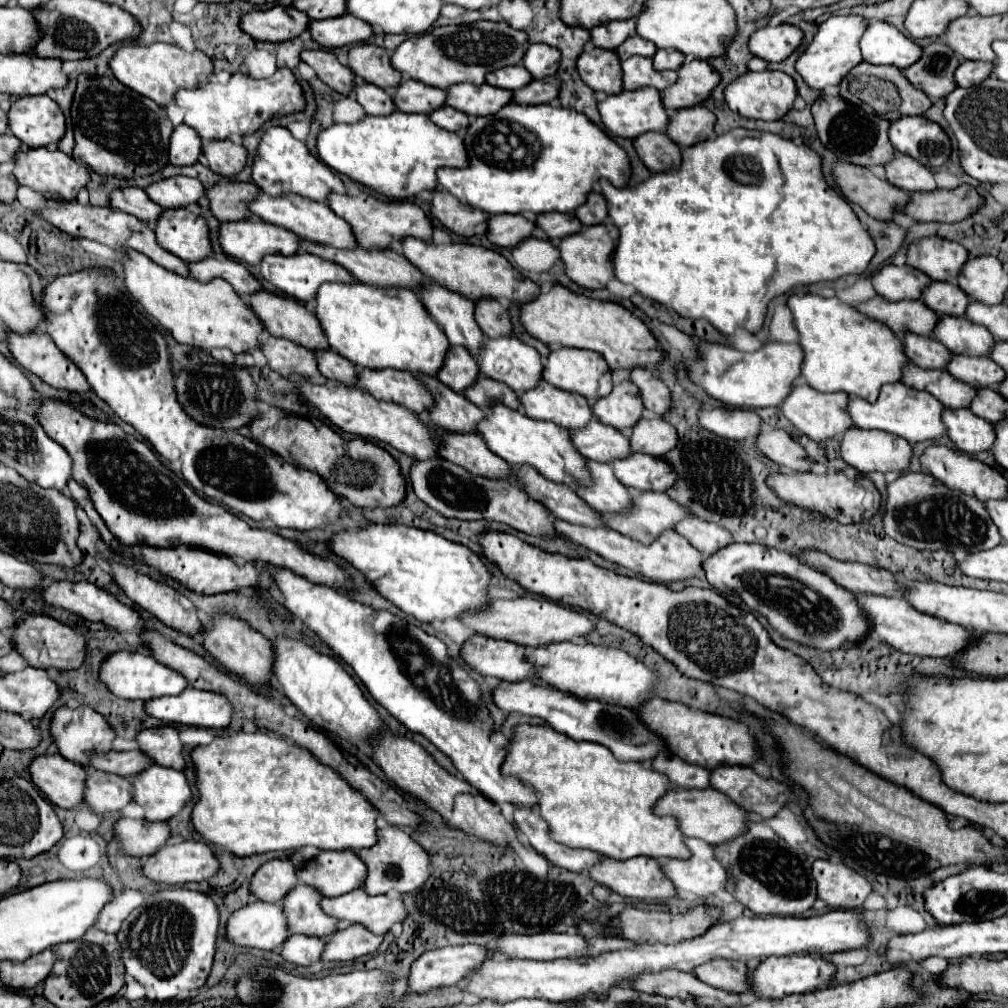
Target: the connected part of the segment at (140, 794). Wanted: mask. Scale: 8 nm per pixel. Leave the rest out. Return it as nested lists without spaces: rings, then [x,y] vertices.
[[[151,765],[133,777],[133,801],[145,807],[147,821],[169,821],[191,801],[193,793],[183,771]]]

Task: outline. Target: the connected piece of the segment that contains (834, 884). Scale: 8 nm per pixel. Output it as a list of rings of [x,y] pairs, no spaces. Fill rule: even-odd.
[[[819,859],[813,863],[813,877],[817,881],[819,899],[835,909],[859,909],[873,891],[871,883],[845,863]]]

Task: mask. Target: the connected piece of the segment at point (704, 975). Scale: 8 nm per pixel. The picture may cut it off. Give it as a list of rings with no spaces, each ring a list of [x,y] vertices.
[[[715,959],[695,969],[695,977],[705,981],[711,987],[731,991],[731,993],[747,993],[749,987],[749,969],[739,961]]]

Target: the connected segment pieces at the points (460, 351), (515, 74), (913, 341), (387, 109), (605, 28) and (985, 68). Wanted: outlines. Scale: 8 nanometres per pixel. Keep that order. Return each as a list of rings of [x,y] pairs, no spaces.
[[[449,347],[445,363],[441,371],[437,371],[437,379],[451,387],[453,391],[463,393],[477,379],[477,373],[479,367],[465,347]]]
[[[511,65],[511,67],[501,67],[497,71],[491,71],[485,81],[493,87],[501,87],[501,89],[521,89],[525,87],[533,77],[529,75],[529,71],[523,65]]]
[[[903,333],[903,351],[907,359],[923,369],[943,369],[949,361],[949,351],[941,347],[935,337],[921,337],[915,333]]]
[[[355,81],[353,93],[357,103],[365,109],[367,115],[389,115],[391,111],[395,111],[391,95],[381,87],[369,85],[365,81]]]
[[[635,19],[627,21],[609,21],[603,25],[593,27],[591,31],[591,43],[601,49],[615,49],[619,47],[629,35],[635,33]]]
[[[961,61],[955,71],[957,87],[973,87],[991,75],[991,63],[987,61]]]

